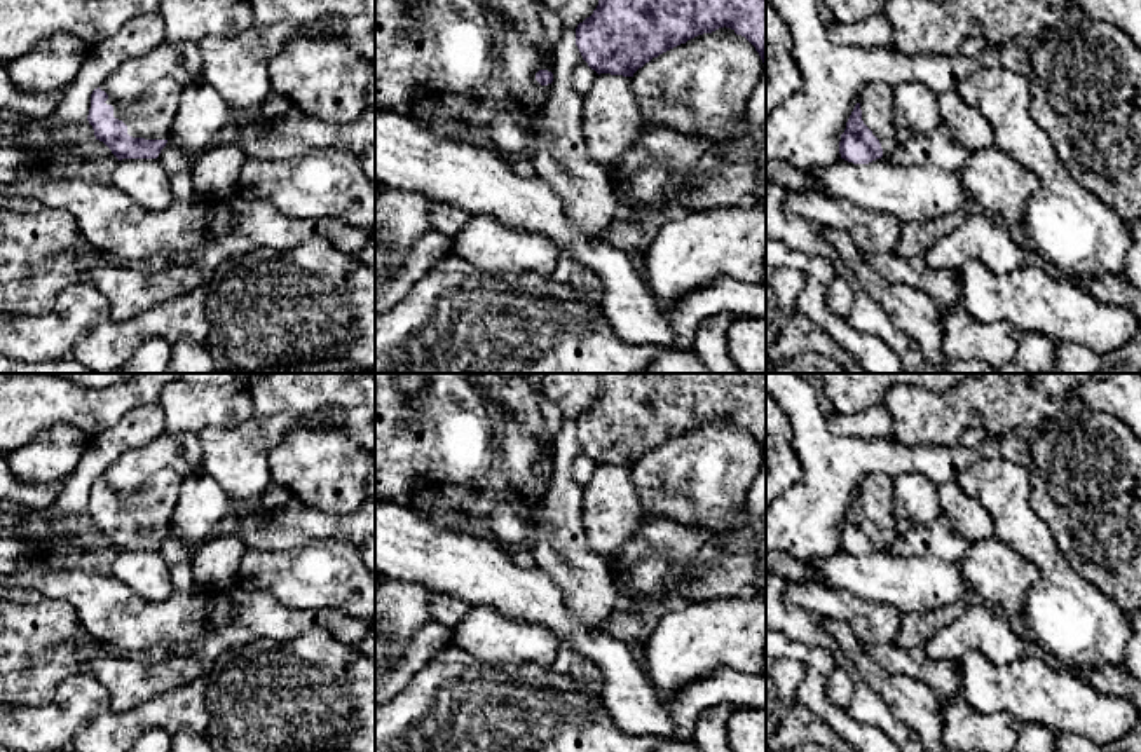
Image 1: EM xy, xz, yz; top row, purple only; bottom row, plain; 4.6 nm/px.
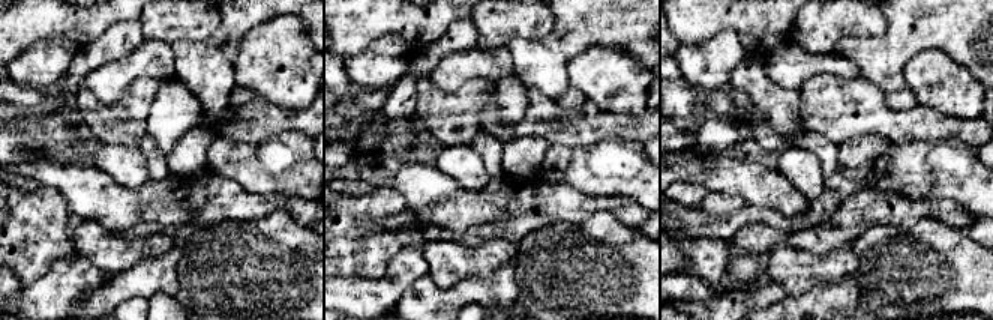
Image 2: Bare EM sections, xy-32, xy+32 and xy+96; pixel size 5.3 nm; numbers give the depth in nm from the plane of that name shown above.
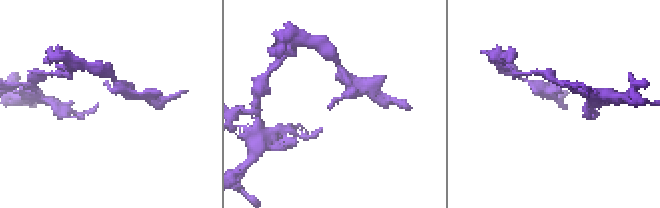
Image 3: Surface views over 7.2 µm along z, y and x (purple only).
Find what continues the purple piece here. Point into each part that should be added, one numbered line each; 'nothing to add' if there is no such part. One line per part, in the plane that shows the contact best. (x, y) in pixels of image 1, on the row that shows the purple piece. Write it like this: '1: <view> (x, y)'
1: xy (150, 117)

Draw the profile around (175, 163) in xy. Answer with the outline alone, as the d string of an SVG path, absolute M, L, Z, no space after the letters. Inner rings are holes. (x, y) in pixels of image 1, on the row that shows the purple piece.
M167 141L157 161L169 176L174 199L187 201L194 197L192 164L188 162L187 155L176 145Z

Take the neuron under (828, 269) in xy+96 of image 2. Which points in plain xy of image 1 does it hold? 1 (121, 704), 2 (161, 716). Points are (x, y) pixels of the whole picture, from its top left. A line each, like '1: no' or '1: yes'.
1: yes
2: no

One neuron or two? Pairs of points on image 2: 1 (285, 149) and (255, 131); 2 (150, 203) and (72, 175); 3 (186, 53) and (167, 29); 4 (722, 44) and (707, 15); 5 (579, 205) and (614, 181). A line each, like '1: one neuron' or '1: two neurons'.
1: two neurons
2: one neuron
3: two neurons
4: two neurons
5: two neurons

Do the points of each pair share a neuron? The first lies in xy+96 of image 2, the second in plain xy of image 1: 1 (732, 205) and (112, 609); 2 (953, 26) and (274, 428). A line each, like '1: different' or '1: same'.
1: different
2: same

